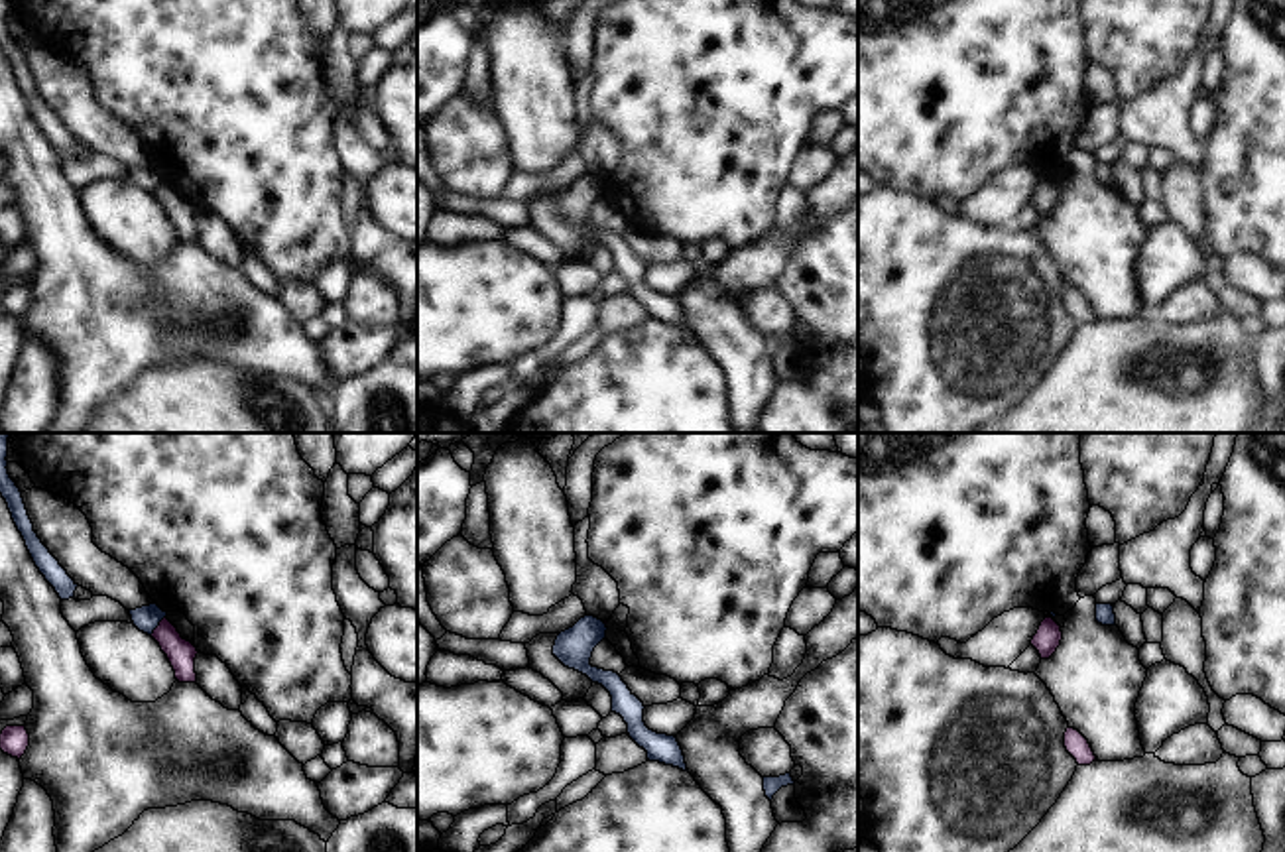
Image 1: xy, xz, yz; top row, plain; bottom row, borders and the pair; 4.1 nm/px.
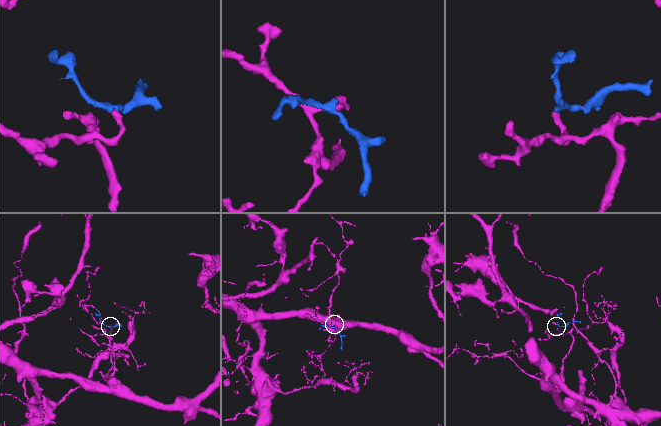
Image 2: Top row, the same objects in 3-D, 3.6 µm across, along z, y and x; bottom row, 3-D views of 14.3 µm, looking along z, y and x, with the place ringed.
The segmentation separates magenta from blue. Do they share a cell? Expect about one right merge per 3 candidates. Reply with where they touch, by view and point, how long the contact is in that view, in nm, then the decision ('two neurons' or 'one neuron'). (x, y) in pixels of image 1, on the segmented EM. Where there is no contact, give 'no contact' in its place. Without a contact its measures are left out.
xy (158, 626) | 100 nm | two neurons

